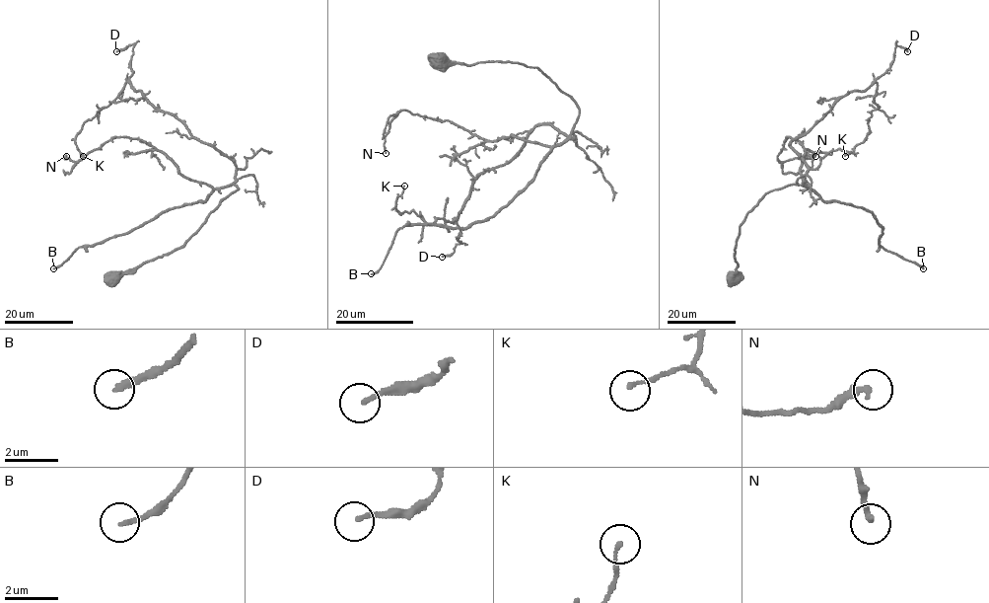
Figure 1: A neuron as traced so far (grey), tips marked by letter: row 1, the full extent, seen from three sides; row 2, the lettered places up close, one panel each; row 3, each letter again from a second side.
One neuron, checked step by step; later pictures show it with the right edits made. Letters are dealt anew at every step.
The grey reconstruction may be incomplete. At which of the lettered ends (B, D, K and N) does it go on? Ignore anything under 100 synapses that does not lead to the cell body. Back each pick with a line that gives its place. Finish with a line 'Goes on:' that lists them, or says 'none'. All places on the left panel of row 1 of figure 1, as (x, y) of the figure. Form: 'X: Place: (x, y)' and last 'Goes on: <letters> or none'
B: Place: (53, 268)
Goes on: B

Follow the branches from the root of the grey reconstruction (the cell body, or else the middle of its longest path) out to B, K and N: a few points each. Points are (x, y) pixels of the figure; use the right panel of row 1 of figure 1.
B: (735, 276), (740, 224), (765, 193), (791, 184), (825, 201), (868, 210), (883, 227), (879, 244), (923, 268)
K: (735, 276), (745, 215), (804, 181), (791, 143), (875, 82), (869, 133), (845, 156)
N: (735, 276), (745, 215), (772, 190), (810, 188), (800, 172), (805, 149), (786, 137), (780, 162), (815, 156)

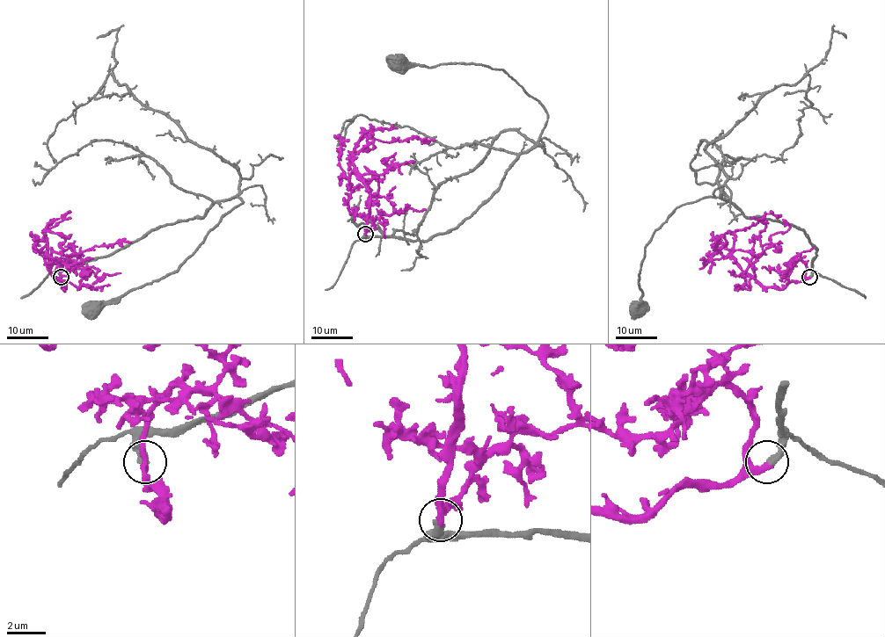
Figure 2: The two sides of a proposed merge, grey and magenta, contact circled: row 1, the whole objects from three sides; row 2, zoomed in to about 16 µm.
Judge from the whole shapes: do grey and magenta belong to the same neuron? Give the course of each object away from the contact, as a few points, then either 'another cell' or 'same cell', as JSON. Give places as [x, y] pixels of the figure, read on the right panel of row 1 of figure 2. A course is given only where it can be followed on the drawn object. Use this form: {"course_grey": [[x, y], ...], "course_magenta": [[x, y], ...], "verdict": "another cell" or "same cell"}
{"course_grey": [[809, 277], [816, 250], [802, 230], [746, 217], [727, 200], [705, 197], [677, 206], [645, 247], [639, 307]], "course_magenta": [[809, 277], [791, 281], [781, 288], [764, 287], [732, 257], [713, 252], [710, 256], [717, 252], [715, 242]], "verdict": "same cell"}

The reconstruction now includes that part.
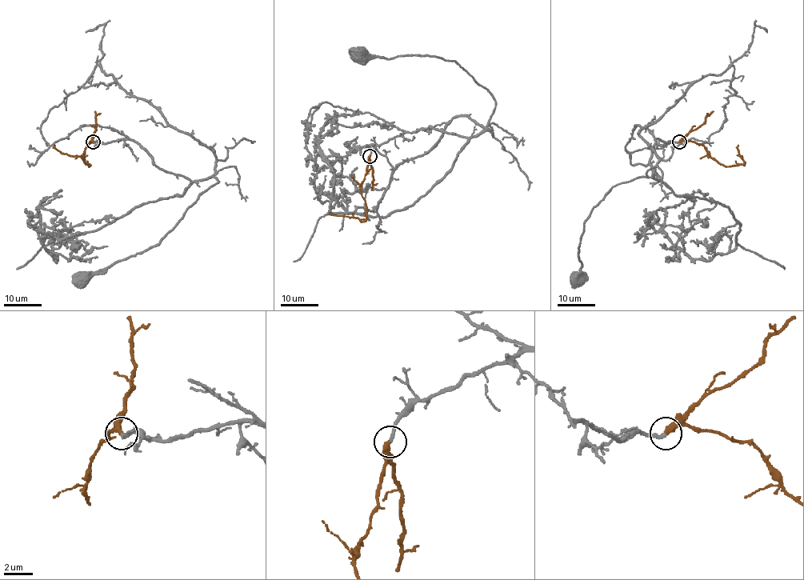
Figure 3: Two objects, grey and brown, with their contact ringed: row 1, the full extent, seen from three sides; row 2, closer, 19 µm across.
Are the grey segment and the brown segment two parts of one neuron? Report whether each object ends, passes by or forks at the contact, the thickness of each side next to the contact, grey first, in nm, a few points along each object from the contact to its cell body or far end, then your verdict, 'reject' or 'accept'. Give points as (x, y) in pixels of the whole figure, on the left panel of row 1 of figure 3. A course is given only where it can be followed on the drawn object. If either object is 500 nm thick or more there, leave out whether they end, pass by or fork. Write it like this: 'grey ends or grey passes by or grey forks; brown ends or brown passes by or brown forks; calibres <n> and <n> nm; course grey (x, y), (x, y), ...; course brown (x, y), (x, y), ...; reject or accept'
grey ends; brown ends; calibres 240 and 400 nm; course grey (93, 142), (134, 140), (168, 172), (218, 182), (158, 243), (85, 277); course brown (93, 142), (92, 140), (85, 147), (85, 162), (89, 166), (78, 156), (61, 153), (54, 145); accept

